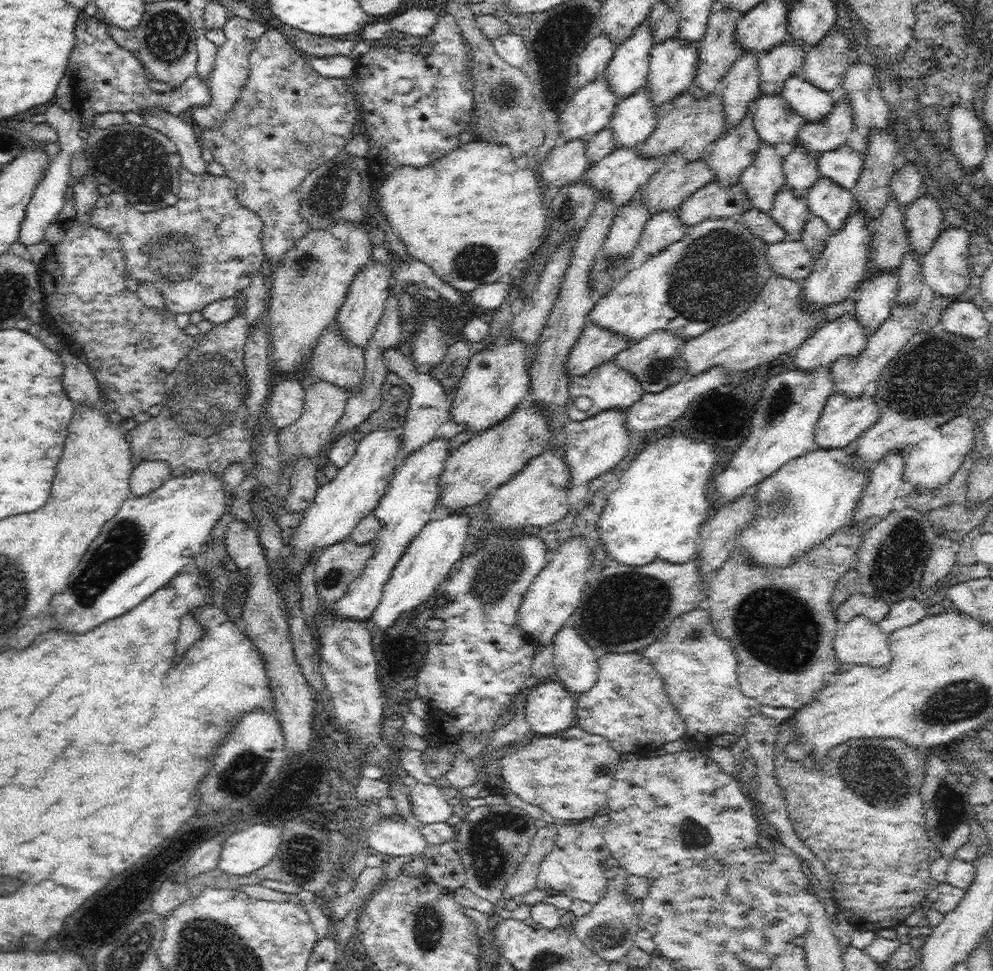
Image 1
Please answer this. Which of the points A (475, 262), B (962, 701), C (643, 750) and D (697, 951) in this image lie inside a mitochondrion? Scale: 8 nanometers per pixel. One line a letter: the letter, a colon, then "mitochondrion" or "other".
A: mitochondrion
B: mitochondrion
C: other
D: other

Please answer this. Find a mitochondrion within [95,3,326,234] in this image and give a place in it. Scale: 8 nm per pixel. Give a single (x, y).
(166, 35)

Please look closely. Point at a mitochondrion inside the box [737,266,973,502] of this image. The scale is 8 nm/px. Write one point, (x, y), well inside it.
(780, 406)

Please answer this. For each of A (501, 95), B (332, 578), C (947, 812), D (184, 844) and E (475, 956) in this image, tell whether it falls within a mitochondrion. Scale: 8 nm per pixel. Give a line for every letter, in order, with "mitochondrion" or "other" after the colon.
A: mitochondrion
B: mitochondrion
C: mitochondrion
D: other
E: other

